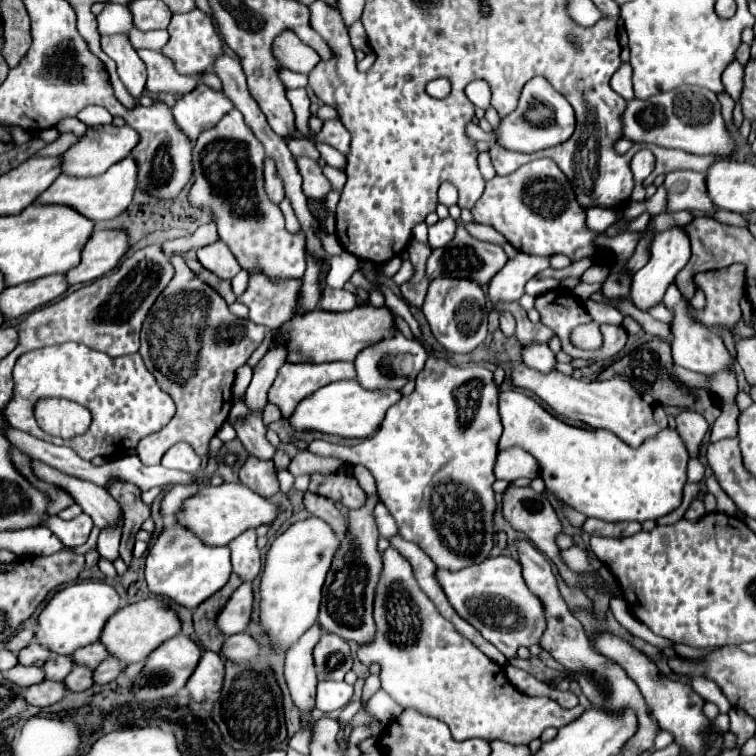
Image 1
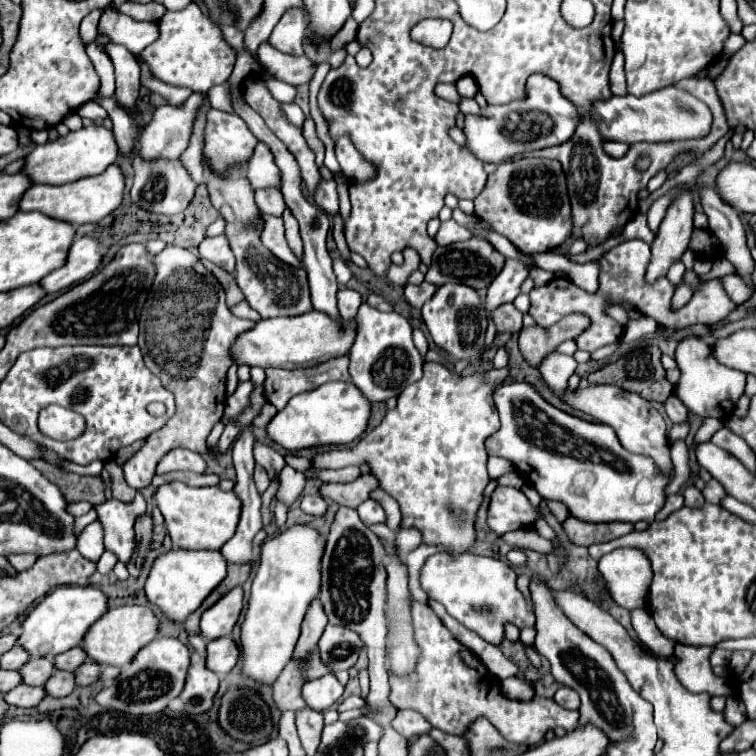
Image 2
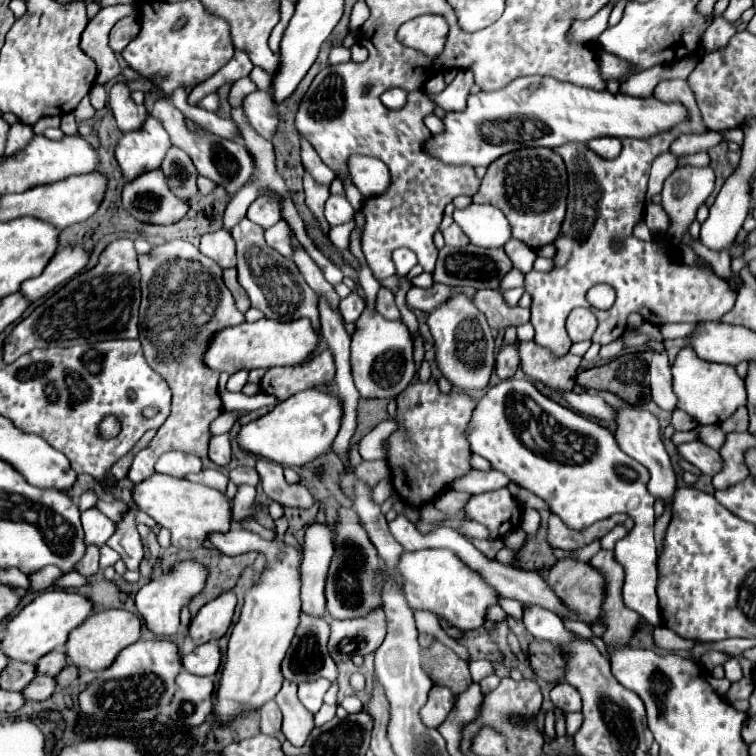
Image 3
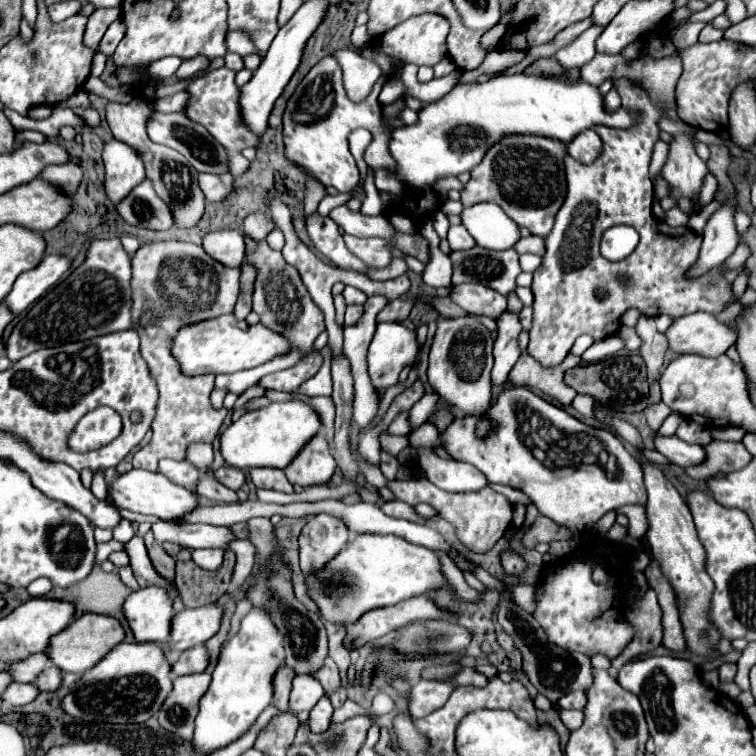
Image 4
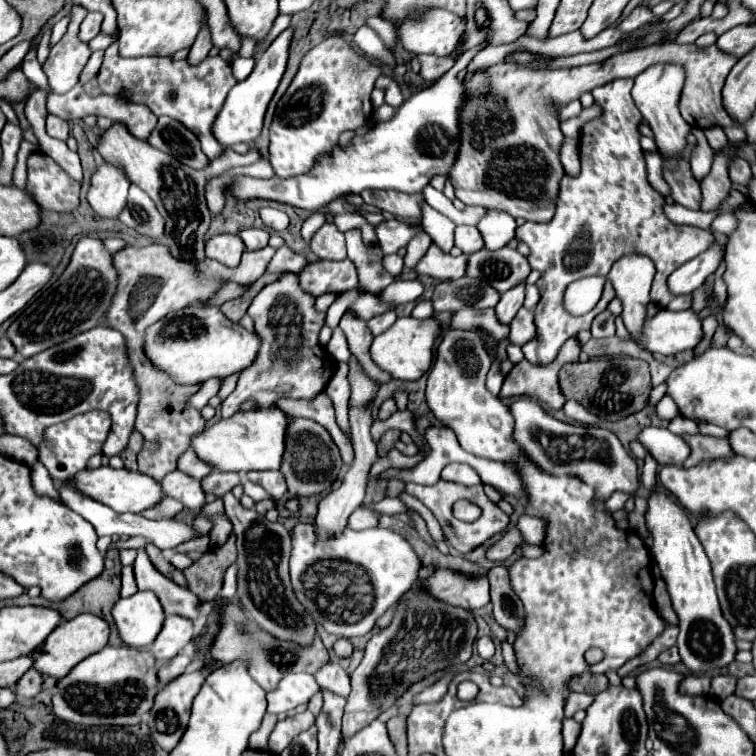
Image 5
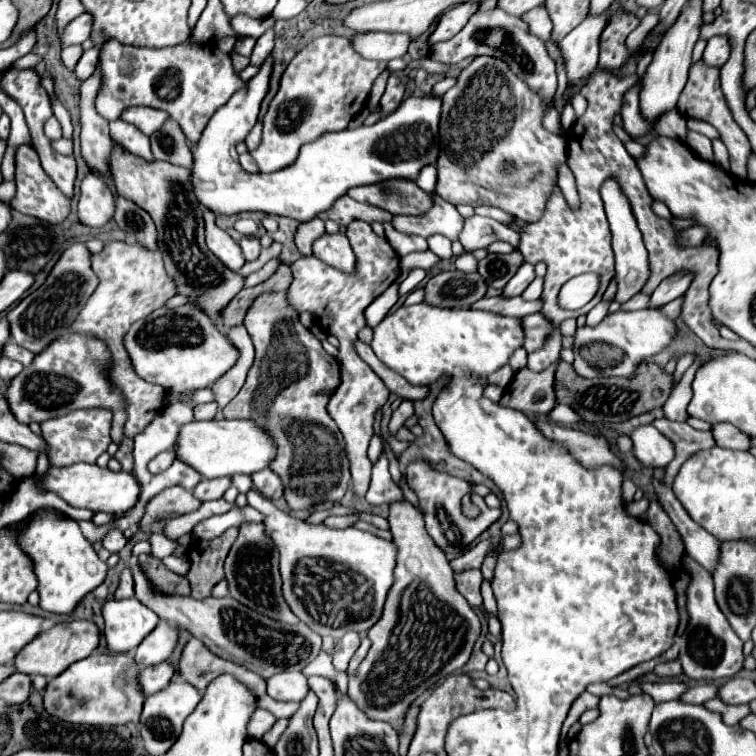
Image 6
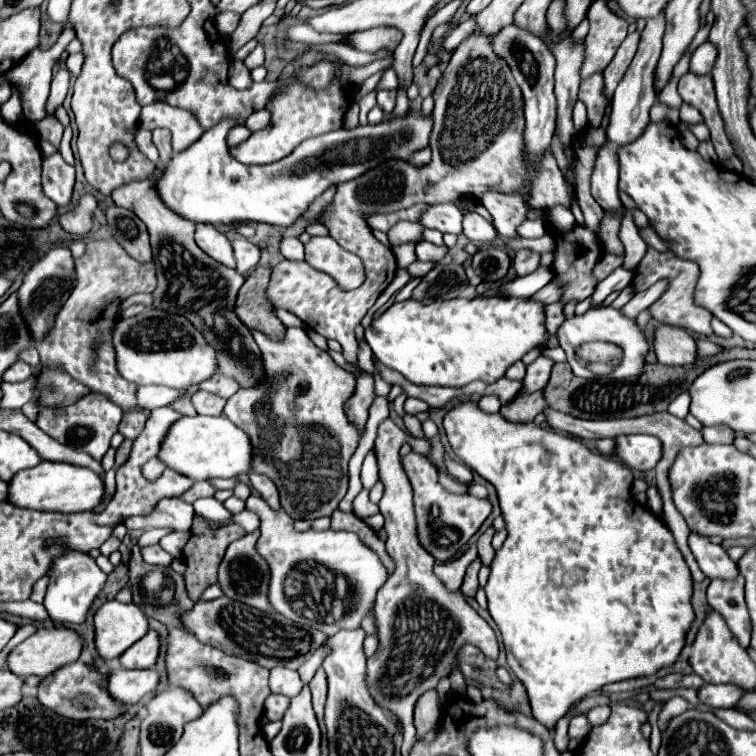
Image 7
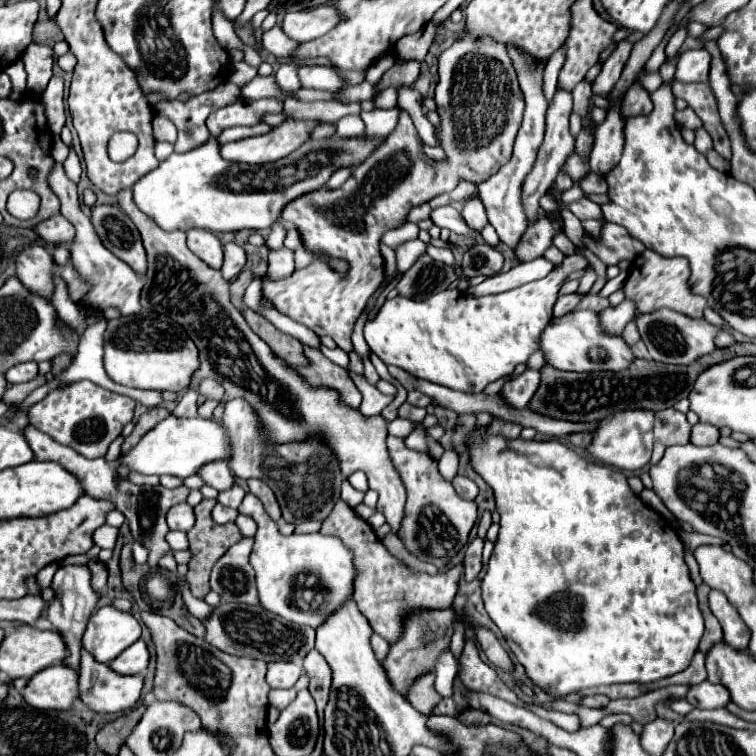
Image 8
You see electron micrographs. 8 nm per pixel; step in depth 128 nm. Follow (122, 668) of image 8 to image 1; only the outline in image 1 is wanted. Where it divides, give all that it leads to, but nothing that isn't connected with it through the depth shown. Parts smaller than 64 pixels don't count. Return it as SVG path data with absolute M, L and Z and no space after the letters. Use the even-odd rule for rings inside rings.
M244 582L236 592L230 596L226 606L216 616L216 626L222 634L238 634L244 632L252 614L252 584Z

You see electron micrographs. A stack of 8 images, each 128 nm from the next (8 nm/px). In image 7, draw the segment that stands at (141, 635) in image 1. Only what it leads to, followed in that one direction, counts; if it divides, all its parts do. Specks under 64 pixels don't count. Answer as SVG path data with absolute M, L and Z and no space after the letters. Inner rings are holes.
M62 626L60 628L38 628L30 638L26 638L22 644L18 644L8 654L8 668L20 678L26 678L30 674L44 678L52 674L54 670L78 660L80 652L82 652L82 638L74 630L62 628Z

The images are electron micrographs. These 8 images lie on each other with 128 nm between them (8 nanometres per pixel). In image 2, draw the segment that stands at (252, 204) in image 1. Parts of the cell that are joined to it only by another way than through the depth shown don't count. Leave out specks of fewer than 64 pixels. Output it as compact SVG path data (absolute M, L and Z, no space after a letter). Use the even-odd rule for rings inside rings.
M210 108L206 114L206 130L204 130L204 160L208 166L212 166L218 172L224 172L230 164L244 164L254 146L256 146L256 136L252 136L252 132L248 130L248 126L244 124L244 120L238 114L226 114L220 110ZM262 216L264 218L264 230L262 230L262 244L280 260L292 266L300 266L298 258L292 254L292 250L286 244L284 236L284 222L276 216Z

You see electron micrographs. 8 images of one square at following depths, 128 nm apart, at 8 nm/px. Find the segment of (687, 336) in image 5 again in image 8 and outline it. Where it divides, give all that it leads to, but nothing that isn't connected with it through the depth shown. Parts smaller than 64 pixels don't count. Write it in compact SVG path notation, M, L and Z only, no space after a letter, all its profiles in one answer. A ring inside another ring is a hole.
M576 310L570 312L562 318L554 318L540 334L538 338L538 350L544 354L546 364L558 368L558 370L572 370L572 372L594 372L594 370L620 370L620 368L628 368L628 364L632 362L632 352L630 348L624 344L624 340L620 336L608 336L604 332L600 332L598 326L598 316L592 310ZM592 348L602 350L606 356L592 360L588 356L588 352Z

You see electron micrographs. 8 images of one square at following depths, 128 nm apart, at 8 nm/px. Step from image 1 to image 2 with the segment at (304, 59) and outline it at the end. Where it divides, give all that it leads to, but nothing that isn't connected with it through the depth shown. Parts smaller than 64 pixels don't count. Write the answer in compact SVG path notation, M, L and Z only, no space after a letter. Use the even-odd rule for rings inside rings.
M288 8L288 12L284 12L276 28L272 30L268 42L280 52L302 56L304 34L306 34L306 22L304 22L302 8Z

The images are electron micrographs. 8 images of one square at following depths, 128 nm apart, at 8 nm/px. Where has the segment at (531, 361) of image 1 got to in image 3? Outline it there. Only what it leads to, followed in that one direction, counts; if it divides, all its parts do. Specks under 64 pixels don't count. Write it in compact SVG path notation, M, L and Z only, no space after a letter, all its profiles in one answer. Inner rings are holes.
M564 392L562 396L580 414L588 414L588 416L594 416L594 418L600 418L600 420L606 420L606 422L616 422L614 408L608 406L600 396L576 394L576 392Z

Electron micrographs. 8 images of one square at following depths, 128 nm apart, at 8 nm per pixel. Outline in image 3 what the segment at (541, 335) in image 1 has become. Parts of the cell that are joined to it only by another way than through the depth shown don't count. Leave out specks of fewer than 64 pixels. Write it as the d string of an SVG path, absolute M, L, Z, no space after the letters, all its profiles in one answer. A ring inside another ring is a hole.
M576 308L569 314L565 326L572 342L589 340L597 327L597 319L592 310ZM520 342L522 372L556 392L570 392L574 388L574 376L580 362L582 358L578 356L564 356L554 360L552 356L544 354L544 348L540 348L536 342Z

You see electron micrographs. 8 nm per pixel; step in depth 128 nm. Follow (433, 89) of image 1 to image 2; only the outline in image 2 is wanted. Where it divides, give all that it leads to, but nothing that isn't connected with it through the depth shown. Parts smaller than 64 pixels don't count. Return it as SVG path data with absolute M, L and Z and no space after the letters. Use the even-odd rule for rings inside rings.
M438 84L434 92L436 92L436 96L440 96L448 102L458 102L458 92L456 92L454 84Z

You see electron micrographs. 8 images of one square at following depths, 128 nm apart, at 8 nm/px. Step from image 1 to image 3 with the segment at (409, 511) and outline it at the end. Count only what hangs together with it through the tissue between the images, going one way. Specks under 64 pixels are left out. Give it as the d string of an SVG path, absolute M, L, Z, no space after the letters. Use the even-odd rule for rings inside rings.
M518 342L506 344L496 354L496 374L500 380L512 378L518 370ZM434 380L408 386L398 396L396 412L400 428L388 438L388 464L392 468L392 484L404 502L422 506L444 492L446 484L470 470L470 448L464 438L464 394L440 394Z

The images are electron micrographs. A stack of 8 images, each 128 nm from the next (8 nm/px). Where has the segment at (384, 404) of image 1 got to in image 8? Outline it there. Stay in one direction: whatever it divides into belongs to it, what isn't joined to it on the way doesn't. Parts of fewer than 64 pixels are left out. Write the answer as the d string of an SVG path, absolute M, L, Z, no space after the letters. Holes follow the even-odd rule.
M170 414L150 432L146 432L134 448L130 448L126 454L120 454L116 462L140 474L156 474L156 476L170 474L178 478L188 478L196 474L196 470L206 462L226 460L228 452L230 444L224 436L224 428L220 422L204 418L176 418Z

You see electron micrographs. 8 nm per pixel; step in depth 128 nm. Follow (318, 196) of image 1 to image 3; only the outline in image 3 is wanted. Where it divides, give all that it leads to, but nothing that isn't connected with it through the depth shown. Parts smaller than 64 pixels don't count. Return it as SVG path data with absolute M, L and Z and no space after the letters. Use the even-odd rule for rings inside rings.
M330 196L326 200L324 216L330 222L330 226L340 226L354 220L354 208L348 204L344 196Z

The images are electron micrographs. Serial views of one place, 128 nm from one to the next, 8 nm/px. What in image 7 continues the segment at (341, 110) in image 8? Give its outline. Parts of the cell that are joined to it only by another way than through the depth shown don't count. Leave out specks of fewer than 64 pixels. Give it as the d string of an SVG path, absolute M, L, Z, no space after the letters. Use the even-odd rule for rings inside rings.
M372 91L369 94L367 94L366 96L364 96L363 98L360 99L359 101L359 108L360 108L360 112L359 112L359 124L360 125L367 125L368 124L368 119L367 119L367 115L369 113L369 111L377 105L376 102L376 92Z

